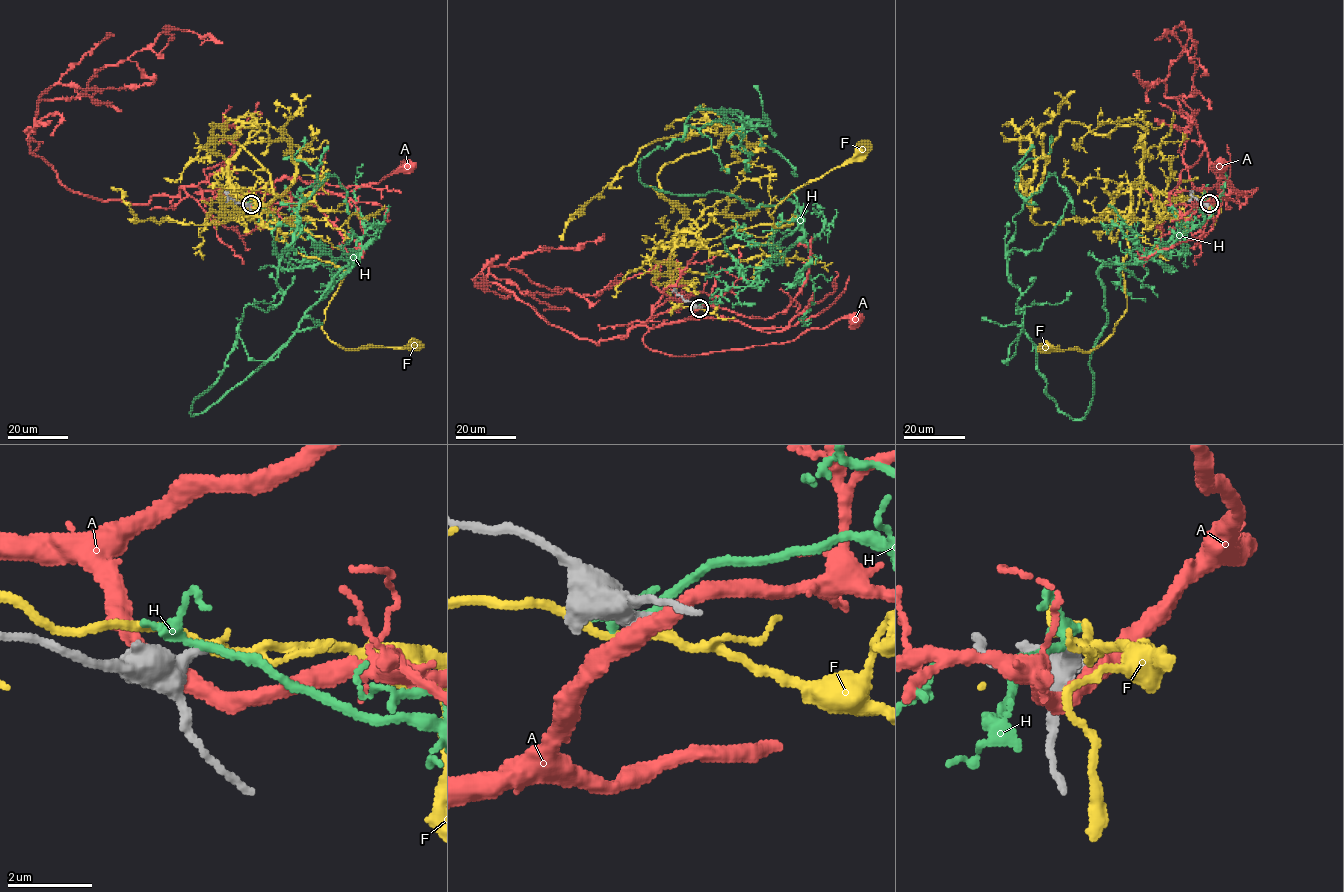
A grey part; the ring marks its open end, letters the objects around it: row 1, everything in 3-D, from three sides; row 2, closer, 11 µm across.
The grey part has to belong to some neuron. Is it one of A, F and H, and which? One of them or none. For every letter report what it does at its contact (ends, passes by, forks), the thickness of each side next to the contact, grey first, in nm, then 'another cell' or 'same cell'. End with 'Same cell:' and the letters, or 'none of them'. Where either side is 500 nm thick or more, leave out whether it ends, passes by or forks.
A: it passes by | 480/420 nm | another cell
F: it passes by | 440/240 nm | another cell
H: it forks | 440/220 nm | another cell
Same cell: none of them

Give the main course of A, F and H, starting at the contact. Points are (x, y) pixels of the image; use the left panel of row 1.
A: (249, 205), (240, 197), (206, 199), (195, 192), (247, 189), (289, 196), (338, 194), (376, 183), (406, 167)
F: (250, 203), (218, 198), (228, 185), (248, 188), (292, 249), (343, 269), (322, 324), (332, 341), (413, 345)
H: (250, 203), (355, 263), (191, 415), (243, 309), (283, 295), (279, 260), (316, 173), (291, 158), (305, 137)

